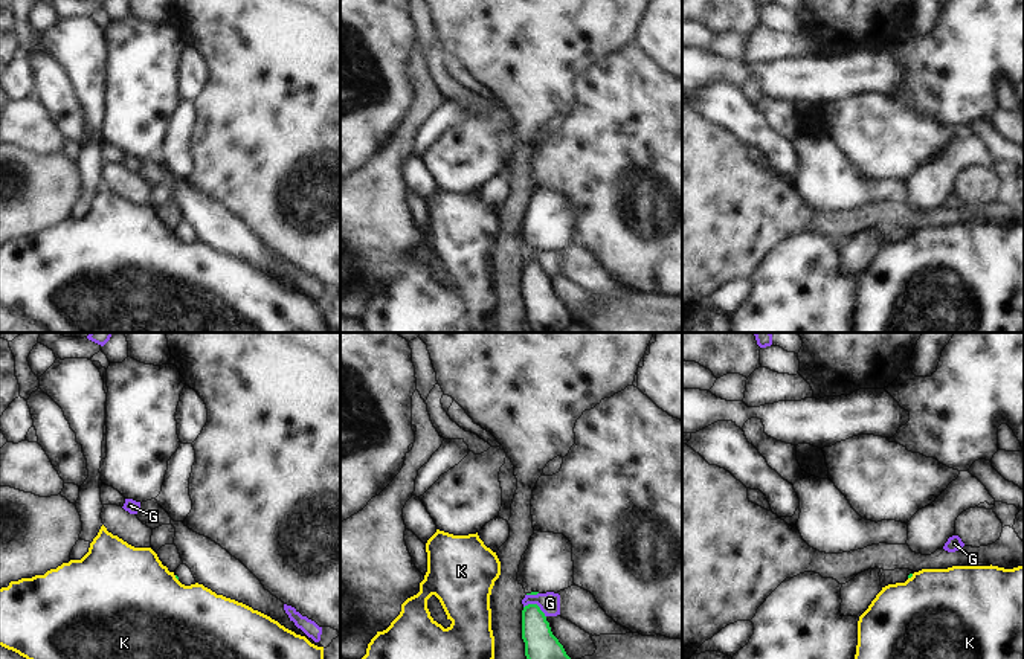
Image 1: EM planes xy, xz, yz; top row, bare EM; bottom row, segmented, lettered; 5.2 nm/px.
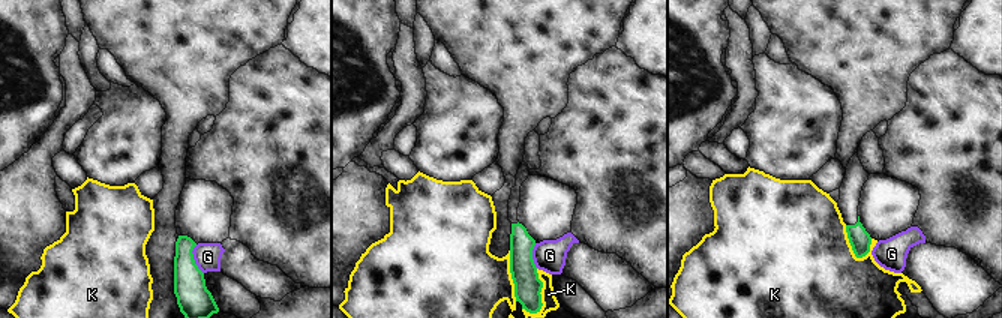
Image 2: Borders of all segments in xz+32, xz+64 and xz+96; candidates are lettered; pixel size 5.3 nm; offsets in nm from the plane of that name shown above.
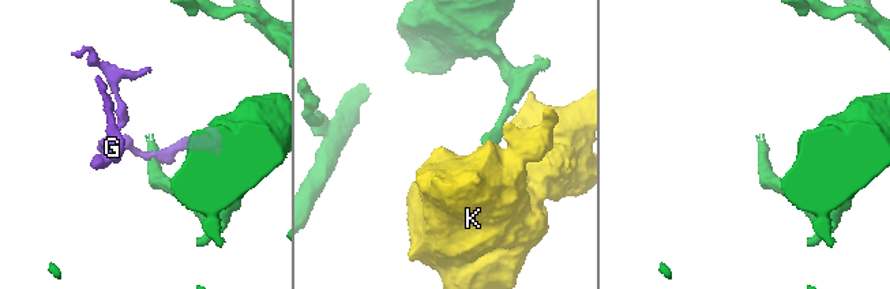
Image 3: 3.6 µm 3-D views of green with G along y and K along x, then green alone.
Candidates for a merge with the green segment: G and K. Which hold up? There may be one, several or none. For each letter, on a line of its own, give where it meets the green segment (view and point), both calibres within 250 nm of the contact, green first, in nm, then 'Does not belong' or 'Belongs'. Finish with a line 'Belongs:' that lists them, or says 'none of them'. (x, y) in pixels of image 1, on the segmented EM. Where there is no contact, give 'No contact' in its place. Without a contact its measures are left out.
G: Touches green at xz (536, 604). Thickness 160 nm (green) against 110 nm. Does not belong
K: Touches green at yz (910, 577). Thickness 20 nm (green) against 480 nm. Does not belong
Belongs: none of them.

